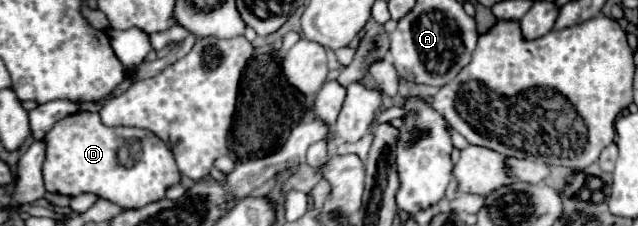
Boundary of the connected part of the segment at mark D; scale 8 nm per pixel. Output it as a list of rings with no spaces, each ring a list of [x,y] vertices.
[[[77,113],[57,121],[57,125],[45,135],[45,141],[47,157],[43,163],[43,181],[47,191],[55,191],[69,197],[79,193],[95,193],[97,197],[117,203],[125,209],[137,209],[163,199],[165,191],[181,181],[181,173],[165,141],[161,141],[155,133],[147,129],[107,127],[101,123],[99,113]]]

